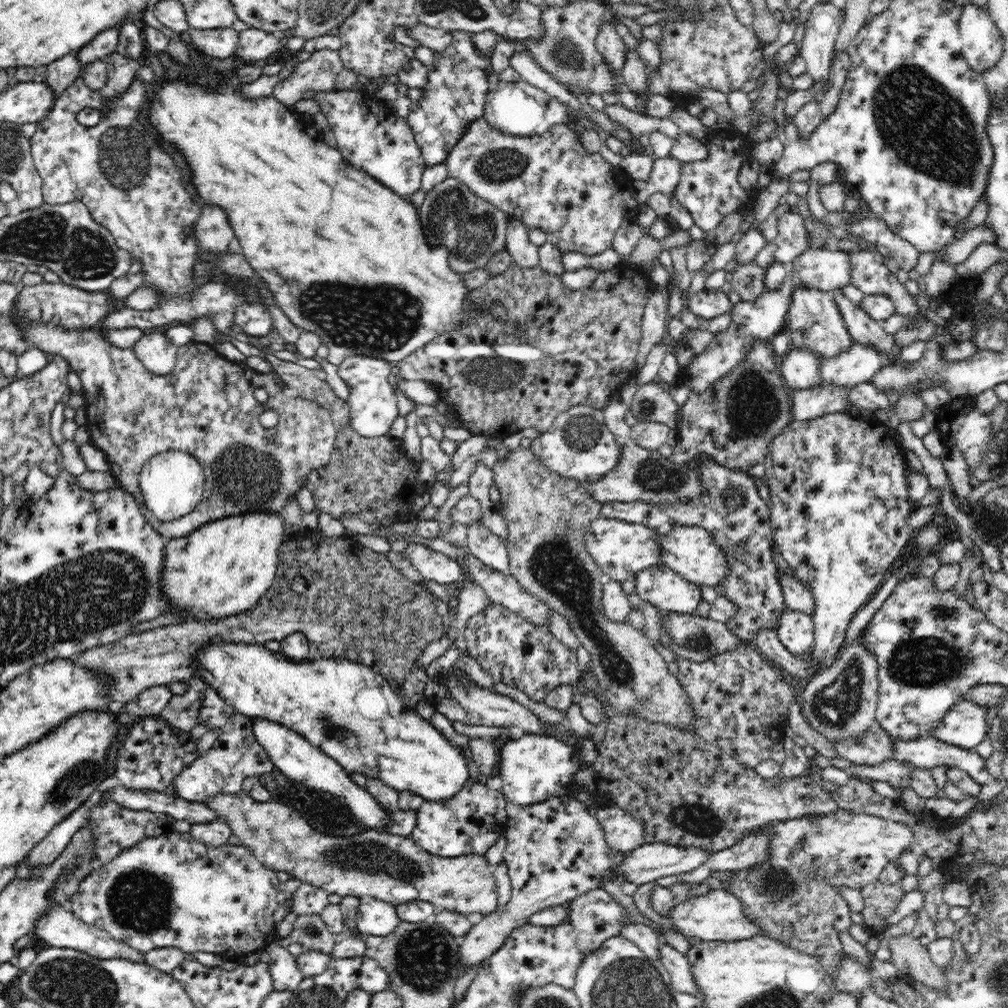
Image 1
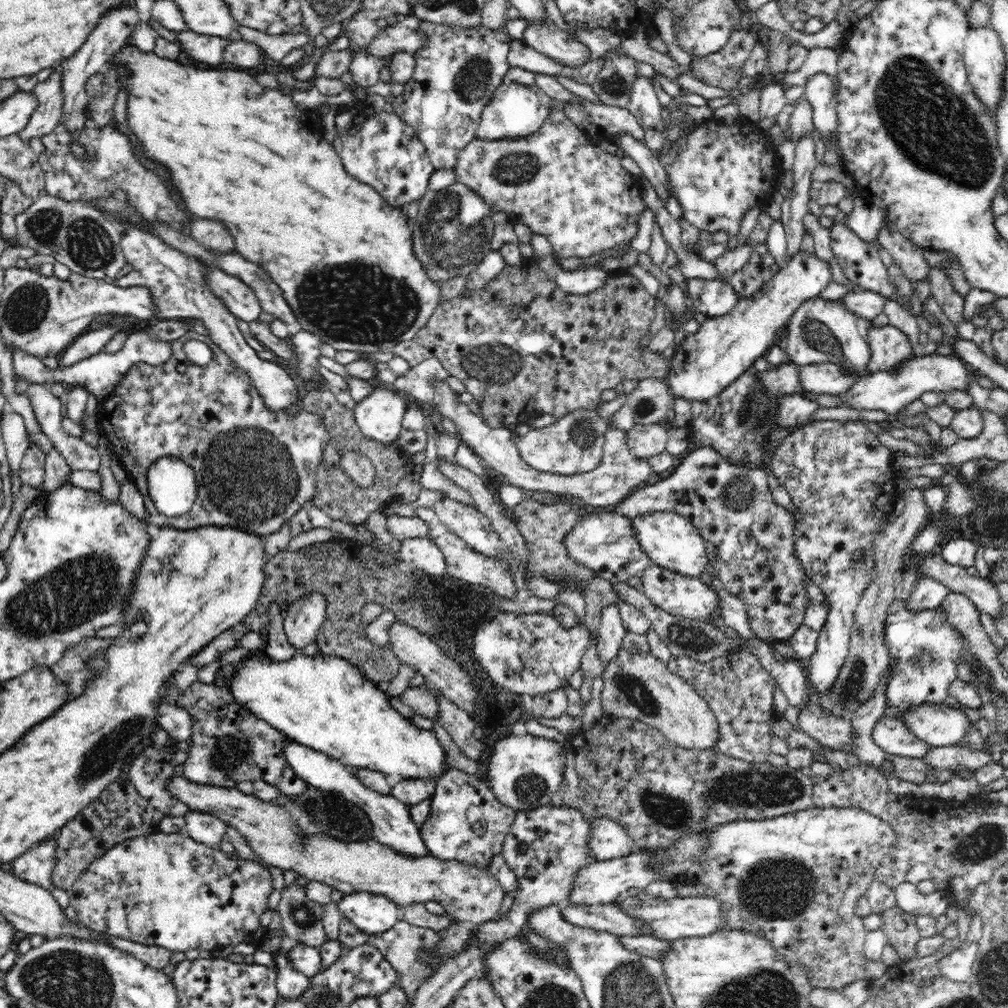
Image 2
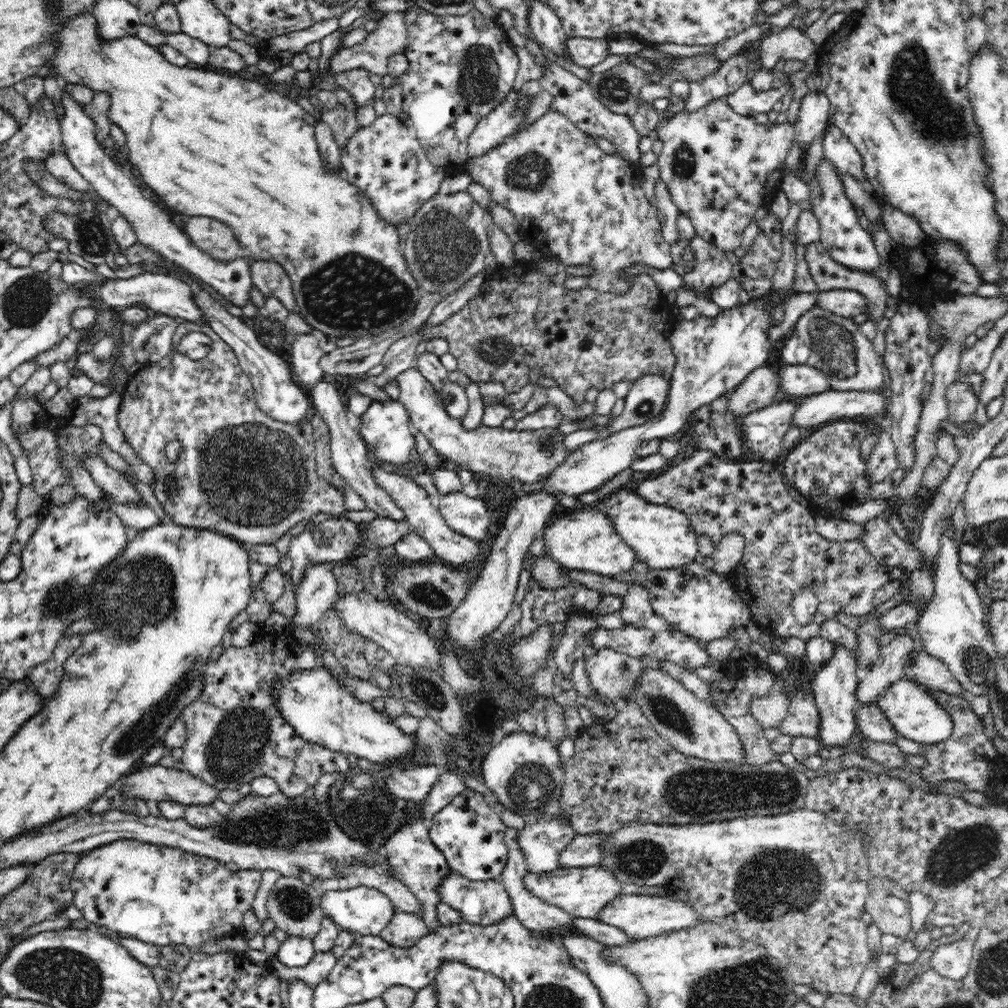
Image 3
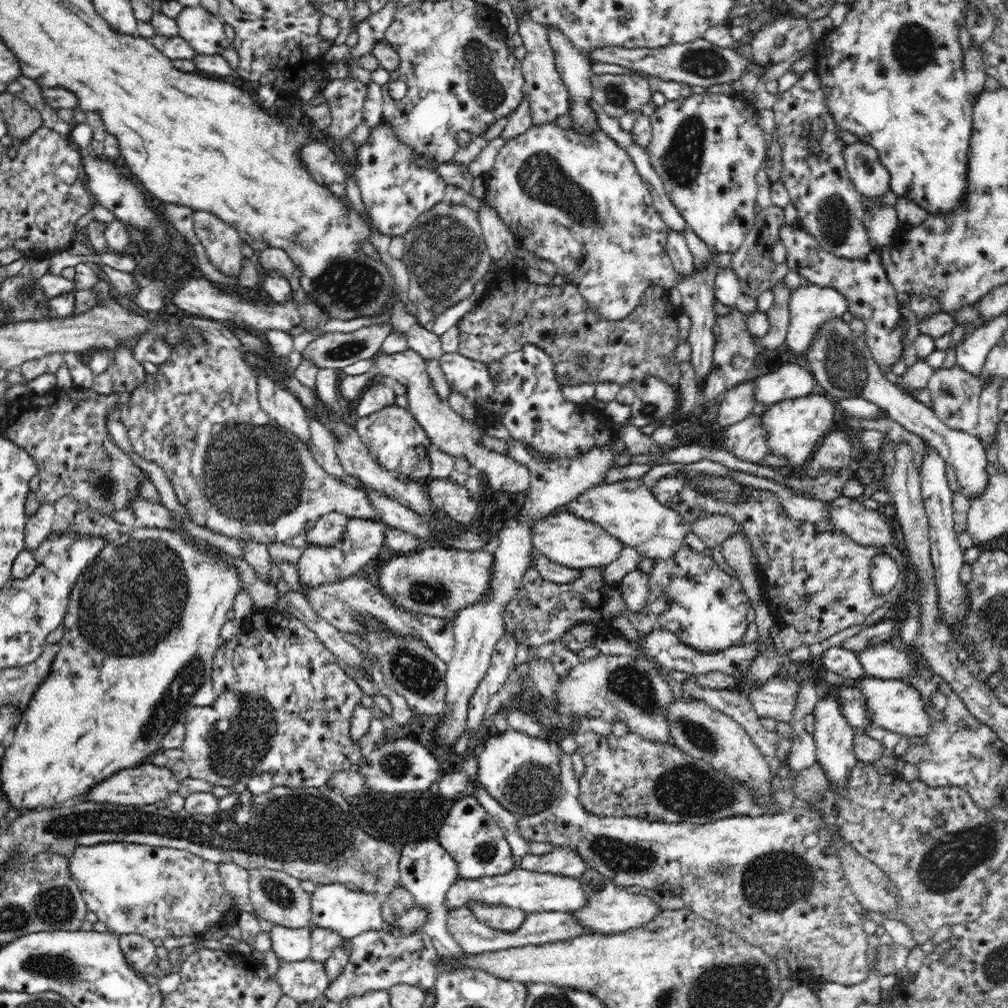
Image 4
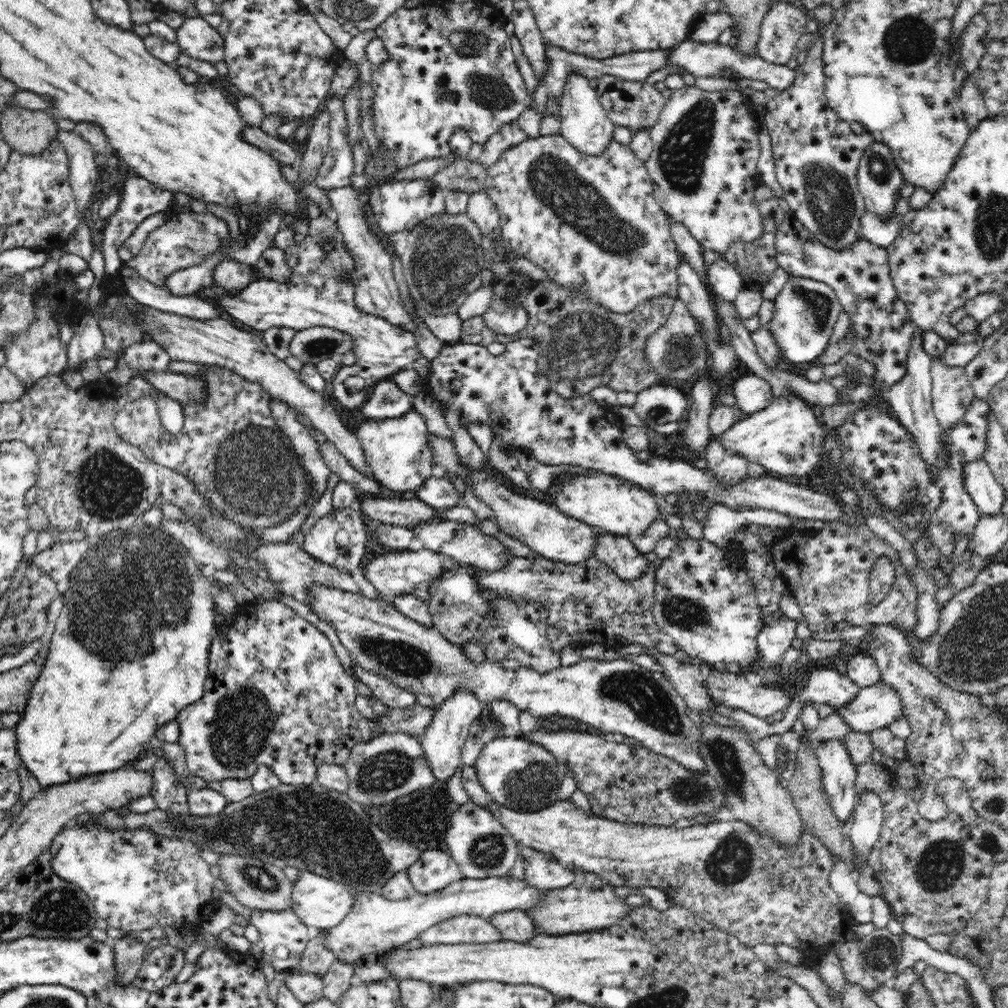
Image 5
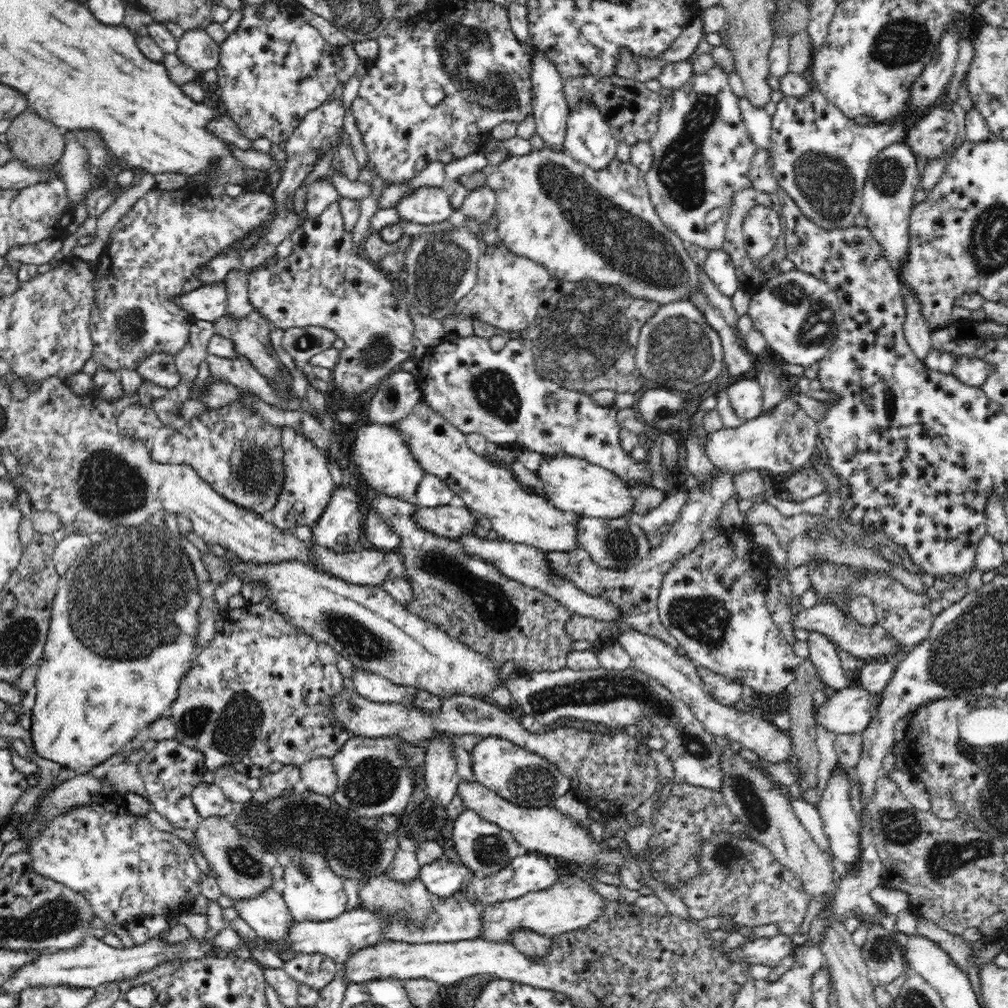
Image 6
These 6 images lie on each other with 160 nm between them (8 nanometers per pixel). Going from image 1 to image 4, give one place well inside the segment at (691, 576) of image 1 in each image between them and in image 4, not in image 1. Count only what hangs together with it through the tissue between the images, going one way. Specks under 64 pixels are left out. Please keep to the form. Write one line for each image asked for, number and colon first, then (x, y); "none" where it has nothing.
2: (672, 542)
3: (663, 538)
4: (628, 510)

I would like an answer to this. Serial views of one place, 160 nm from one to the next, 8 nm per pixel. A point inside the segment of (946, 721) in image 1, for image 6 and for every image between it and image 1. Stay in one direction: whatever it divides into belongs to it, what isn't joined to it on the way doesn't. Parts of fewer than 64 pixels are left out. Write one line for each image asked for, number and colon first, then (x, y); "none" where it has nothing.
2: (938, 725)
3: (914, 714)
4: (895, 705)
5: (874, 707)
6: (851, 710)

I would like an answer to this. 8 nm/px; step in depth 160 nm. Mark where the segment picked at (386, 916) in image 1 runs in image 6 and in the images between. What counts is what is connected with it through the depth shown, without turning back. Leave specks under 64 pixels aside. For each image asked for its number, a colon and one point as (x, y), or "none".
2: (373, 914)
3: (365, 911)
4: (349, 913)
5: (321, 903)
6: (313, 893)

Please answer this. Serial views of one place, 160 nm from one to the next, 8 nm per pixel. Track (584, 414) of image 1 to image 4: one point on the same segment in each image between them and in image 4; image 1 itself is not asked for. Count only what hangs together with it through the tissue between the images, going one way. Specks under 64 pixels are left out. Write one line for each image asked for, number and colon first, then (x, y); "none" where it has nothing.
2: (575, 443)
3: (531, 456)
4: (449, 432)

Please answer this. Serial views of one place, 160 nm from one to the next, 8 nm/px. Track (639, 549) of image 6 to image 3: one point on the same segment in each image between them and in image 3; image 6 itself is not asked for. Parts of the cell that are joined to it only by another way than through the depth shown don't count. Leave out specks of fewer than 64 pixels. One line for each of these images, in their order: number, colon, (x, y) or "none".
3: (636, 609)
4: (634, 588)
5: (618, 552)

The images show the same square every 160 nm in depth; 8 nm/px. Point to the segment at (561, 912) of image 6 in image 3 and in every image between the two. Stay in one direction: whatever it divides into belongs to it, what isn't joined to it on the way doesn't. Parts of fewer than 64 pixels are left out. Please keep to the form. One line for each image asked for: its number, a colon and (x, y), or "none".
3: (640, 916)
4: (610, 910)
5: (589, 904)

